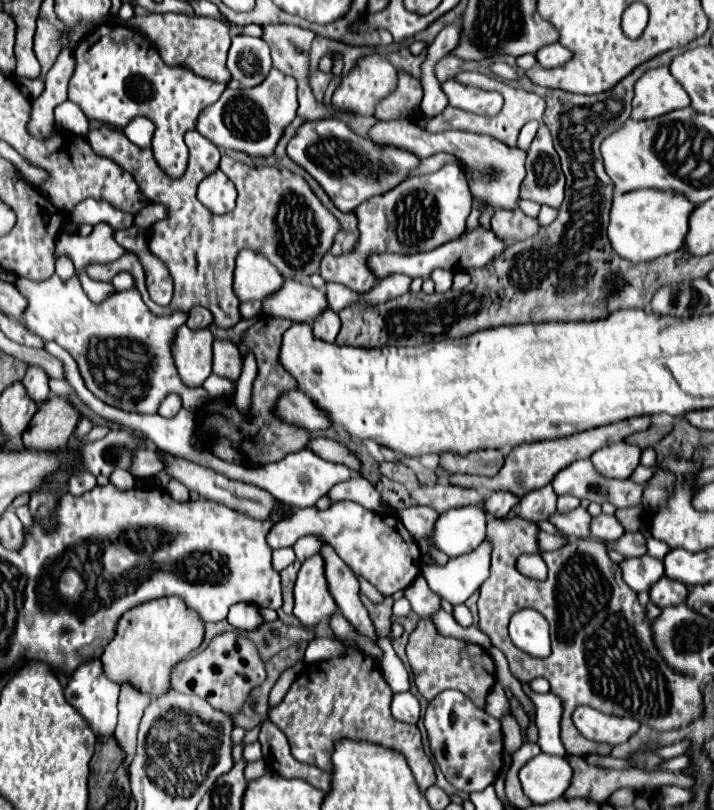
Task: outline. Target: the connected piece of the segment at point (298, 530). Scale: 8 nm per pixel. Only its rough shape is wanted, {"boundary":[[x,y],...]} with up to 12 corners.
{"boundary":[[356,502],[298,508],[273,550],[316,532],[384,596],[408,588],[422,554],[402,520]]}

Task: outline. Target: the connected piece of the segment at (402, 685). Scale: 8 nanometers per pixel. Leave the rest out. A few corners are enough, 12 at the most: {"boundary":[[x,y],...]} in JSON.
{"boundary":[[378,638],[380,669],[394,692],[408,692],[410,678],[388,638]]}

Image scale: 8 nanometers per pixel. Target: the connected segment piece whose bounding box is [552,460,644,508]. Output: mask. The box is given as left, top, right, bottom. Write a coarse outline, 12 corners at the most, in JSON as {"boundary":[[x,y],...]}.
{"boundary":[[578,460],[552,480],[556,494],[572,494],[614,508],[642,504],[644,486],[606,478]]}

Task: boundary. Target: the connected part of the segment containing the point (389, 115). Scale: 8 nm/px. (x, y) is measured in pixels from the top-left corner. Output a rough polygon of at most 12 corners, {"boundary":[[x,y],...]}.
{"boundary":[[398,71],[396,89],[378,102],[378,120],[410,118],[420,80]]}

